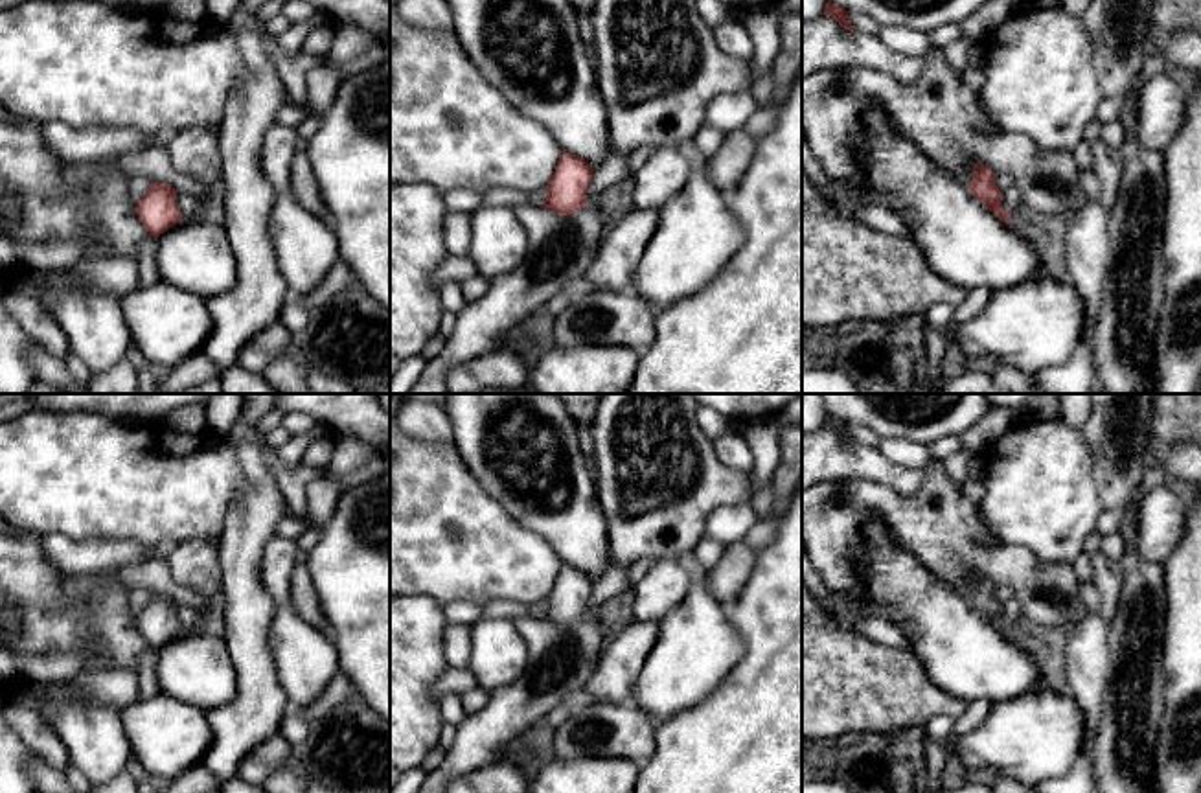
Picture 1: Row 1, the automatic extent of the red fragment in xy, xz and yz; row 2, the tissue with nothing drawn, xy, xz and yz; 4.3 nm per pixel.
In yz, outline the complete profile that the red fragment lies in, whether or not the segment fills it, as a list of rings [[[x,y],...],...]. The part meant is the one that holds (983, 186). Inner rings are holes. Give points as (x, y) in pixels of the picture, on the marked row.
[[[975,164],[967,188],[989,212],[1010,224],[1012,212],[1002,208],[1002,191],[995,186],[995,178],[997,175],[988,166]]]

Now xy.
[[[164,182],[149,184],[147,193],[136,202],[136,215],[149,236],[160,237],[182,221],[177,190]]]

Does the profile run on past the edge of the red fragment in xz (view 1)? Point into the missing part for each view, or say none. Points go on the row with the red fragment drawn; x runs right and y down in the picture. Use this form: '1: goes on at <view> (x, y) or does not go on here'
1: does not go on here

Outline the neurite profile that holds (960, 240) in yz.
[[[877,103],[861,112],[859,123],[857,164],[863,171],[859,188],[875,206],[883,206],[905,221],[910,239],[932,272],[966,291],[984,287],[991,293],[1039,280],[1039,254],[1019,226],[1001,221],[966,184],[927,158]]]

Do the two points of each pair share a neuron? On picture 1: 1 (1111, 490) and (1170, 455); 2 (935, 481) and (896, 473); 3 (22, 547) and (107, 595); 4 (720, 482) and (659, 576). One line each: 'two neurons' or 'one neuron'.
1: two neurons
2: two neurons
3: one neuron
4: two neurons

